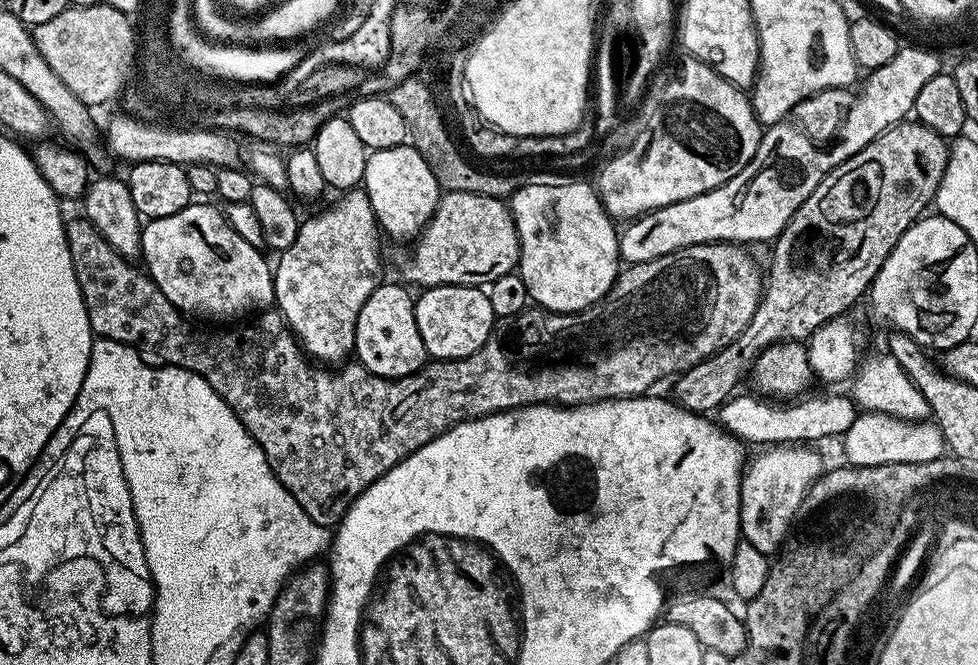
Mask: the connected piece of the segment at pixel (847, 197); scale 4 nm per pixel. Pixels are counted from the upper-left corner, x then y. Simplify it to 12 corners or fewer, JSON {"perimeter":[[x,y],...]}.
{"perimeter":[[908,118],[830,170],[771,245],[733,344],[671,381],[715,413],[744,367],[871,289],[949,141]]}

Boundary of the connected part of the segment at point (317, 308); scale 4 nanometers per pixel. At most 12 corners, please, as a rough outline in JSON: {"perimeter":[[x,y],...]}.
{"perimeter":[[363,187],[305,219],[275,307],[313,361],[353,355],[382,282]]}

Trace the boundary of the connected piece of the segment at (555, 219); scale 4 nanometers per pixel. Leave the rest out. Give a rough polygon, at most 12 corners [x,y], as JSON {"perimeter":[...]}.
{"perimeter":[[589,181],[523,185],[510,207],[533,305],[581,312],[622,271]]}

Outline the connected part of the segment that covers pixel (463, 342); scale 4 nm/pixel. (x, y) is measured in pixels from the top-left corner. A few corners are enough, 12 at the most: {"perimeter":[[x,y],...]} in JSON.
{"perimeter":[[439,284],[415,297],[432,360],[461,360],[498,318],[483,287]]}

